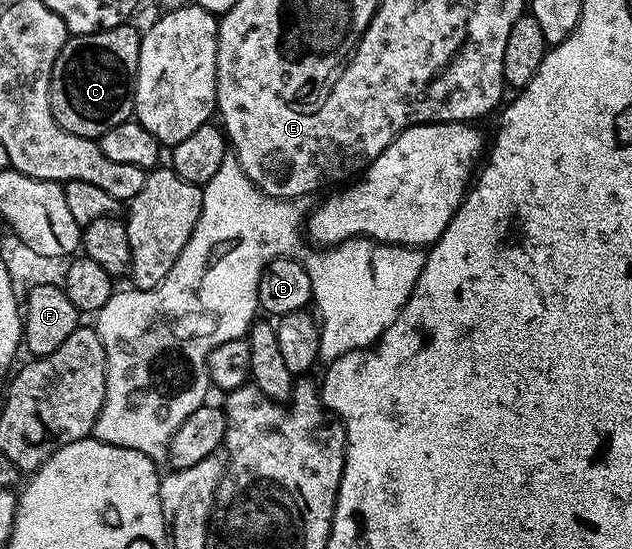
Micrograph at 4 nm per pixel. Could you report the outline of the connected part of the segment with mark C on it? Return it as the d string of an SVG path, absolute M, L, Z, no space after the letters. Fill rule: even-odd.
M126 24L110 30L100 30L94 34L79 34L66 41L65 47L61 49L55 60L55 68L51 72L49 85L51 112L64 130L84 138L97 140L103 132L130 121L134 117L133 101L139 68L141 35L140 29L136 30L133 24Z

